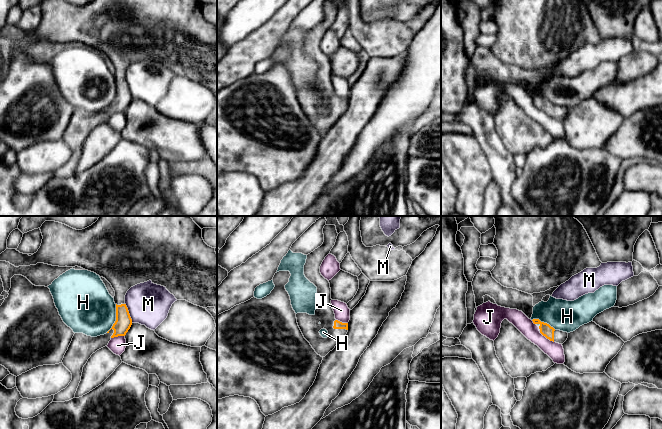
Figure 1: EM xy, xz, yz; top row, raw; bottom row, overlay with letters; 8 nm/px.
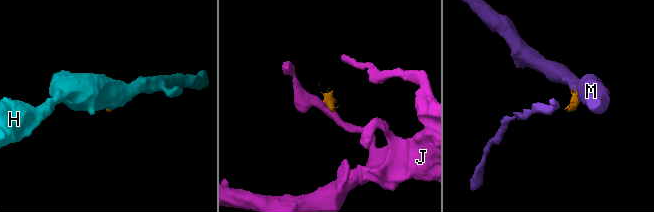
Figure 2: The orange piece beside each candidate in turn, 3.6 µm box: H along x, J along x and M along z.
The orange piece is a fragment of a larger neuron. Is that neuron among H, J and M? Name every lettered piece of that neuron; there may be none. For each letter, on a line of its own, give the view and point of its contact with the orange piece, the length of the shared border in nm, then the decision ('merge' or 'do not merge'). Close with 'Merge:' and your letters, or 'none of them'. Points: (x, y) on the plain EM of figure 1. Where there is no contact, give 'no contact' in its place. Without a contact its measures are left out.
H: meets orange in xy at (116, 94); contact 240 nm long; do not merge
J: meets orange in yz at (546, 113); contact 150 nm long; do not merge
M: meets orange in xy at (128, 89); contact 170 nm long; do not merge
Merge: none of them

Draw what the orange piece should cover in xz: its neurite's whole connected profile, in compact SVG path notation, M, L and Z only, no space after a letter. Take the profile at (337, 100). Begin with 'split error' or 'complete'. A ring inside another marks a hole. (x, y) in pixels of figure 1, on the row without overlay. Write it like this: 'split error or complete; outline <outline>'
split error; outline M325 1L323 4L324 18L323 20L315 25L313 28L307 31L306 39L304 41L304 51L305 53L317 63L317 84L314 91L309 91L307 89L297 89L297 99L304 112L304 114L310 119L315 128L321 133L325 133L330 127L332 127L335 122L339 119L341 115L348 108L348 99L342 99L335 95L335 90L332 85L331 80L331 64L330 59L325 55L320 49L320 42L325 35L325 33L330 29L331 25L335 21L338 9L335 1ZM321 105L326 105L328 107L328 113L323 114L319 107Z

